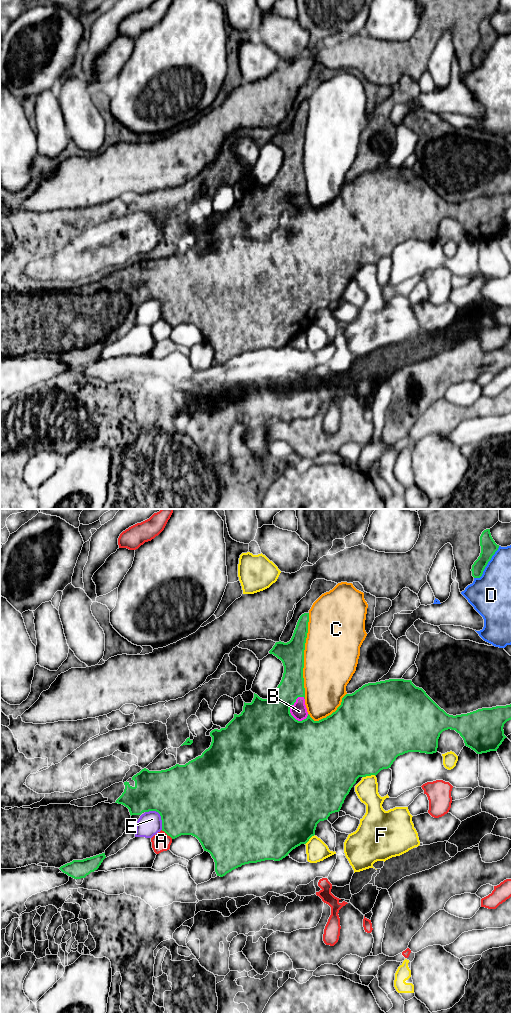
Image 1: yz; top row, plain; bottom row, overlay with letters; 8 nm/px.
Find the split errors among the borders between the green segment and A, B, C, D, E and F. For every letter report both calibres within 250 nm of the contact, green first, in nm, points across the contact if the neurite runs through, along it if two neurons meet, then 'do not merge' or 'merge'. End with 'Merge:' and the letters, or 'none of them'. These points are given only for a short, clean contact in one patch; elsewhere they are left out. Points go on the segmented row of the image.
A: 420/150 nm | do not merge
B: 440/130 nm | merge
C: 200/440 nm | do not merge
D: 130/500 nm | do not merge
E: 500/190 nm | do not merge
F: 500/180 nm | do not merge
Merge: B

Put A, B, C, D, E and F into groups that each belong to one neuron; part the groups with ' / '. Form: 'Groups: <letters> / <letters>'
Groups: A / B / C / D / E / F

